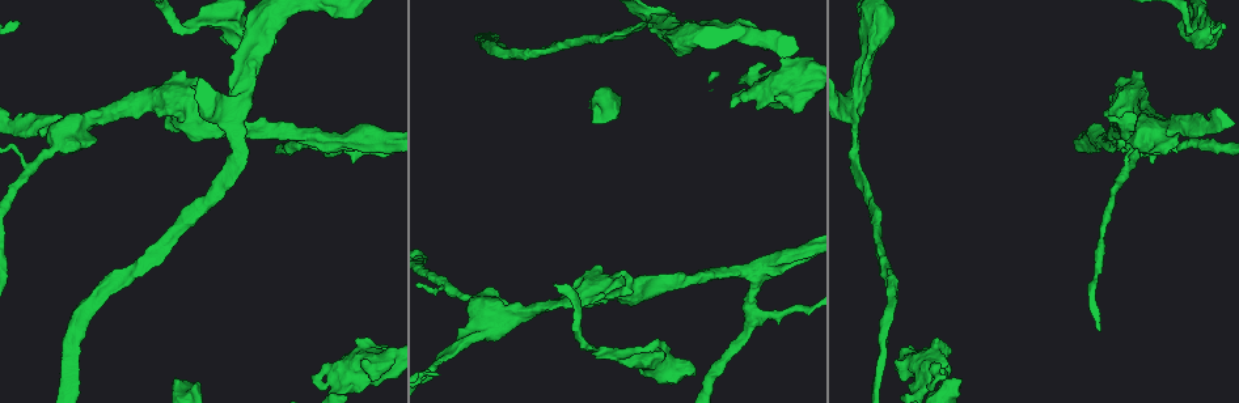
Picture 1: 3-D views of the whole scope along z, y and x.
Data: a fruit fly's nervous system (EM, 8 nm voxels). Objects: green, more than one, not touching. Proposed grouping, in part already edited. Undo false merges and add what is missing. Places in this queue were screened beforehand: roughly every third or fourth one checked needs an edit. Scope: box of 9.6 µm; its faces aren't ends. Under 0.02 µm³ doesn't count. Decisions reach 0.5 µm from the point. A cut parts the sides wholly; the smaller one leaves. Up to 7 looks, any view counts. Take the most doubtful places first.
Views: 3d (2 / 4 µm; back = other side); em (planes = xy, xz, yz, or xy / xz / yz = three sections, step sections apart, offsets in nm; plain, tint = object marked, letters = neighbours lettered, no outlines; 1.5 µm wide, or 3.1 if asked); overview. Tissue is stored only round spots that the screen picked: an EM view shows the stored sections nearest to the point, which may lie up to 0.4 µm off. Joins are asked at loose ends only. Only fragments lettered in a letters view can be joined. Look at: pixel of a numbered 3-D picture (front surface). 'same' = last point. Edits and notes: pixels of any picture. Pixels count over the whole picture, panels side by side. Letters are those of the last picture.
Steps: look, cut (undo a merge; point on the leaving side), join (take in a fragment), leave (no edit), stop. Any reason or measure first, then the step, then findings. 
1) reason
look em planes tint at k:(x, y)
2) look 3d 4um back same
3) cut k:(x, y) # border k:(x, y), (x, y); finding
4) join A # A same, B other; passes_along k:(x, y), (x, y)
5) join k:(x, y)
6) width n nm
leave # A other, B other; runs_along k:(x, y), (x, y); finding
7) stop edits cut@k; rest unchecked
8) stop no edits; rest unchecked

stops while still wide
look em planes letters at 1:(958, 381)

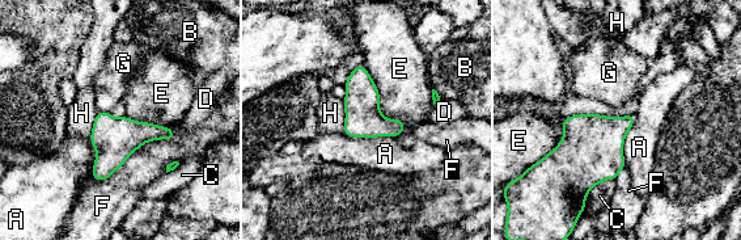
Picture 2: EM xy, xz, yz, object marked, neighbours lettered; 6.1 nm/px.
leave # A other, B other, C other, D other, E other, F other, G other, H other; none of them fits

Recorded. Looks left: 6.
stops while still wide
look em xy step 4 letters at 1:(694, 375)

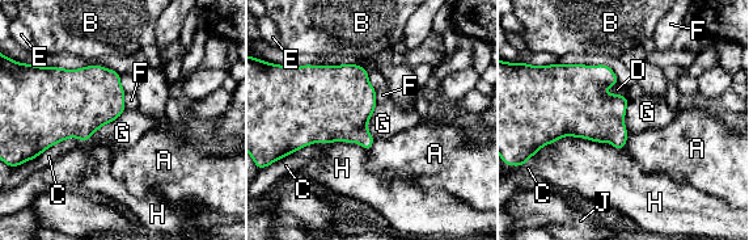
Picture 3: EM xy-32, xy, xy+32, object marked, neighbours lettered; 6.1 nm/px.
look em planes letters same

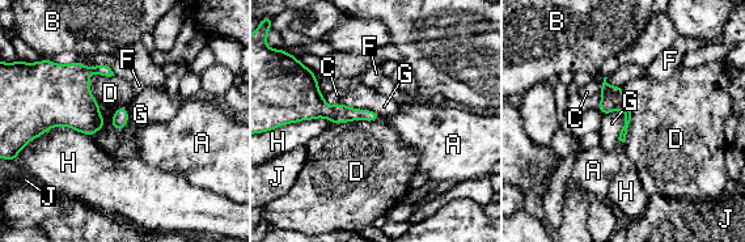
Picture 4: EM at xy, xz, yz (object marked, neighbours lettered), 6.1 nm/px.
longest_contact D 420 nm
leave # A other, B other, C other, D other, F other, G other, H other, J other; no lettered fragment goes on from it

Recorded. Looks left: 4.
three-way junction
look em yz step 4 letters at 1:(334, 139)

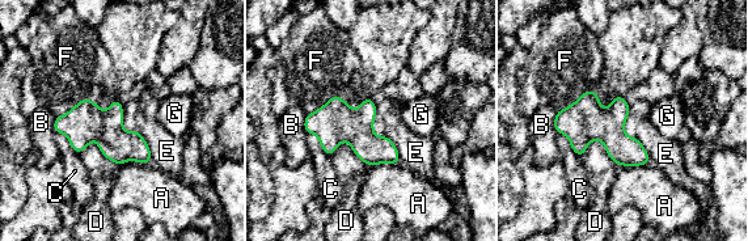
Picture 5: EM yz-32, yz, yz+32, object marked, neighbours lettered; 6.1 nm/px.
longest_contact F 280 nm
leave # A other, B other, C other, D other, E other, F other, G other; border 5:(558, 132), (580, 157); continuous, no second neuron

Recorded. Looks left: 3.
stop no edits; rest unchecked

